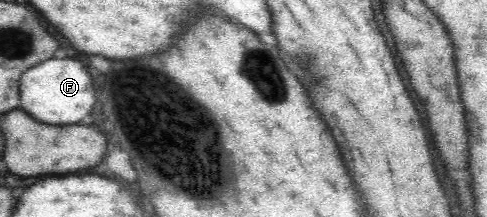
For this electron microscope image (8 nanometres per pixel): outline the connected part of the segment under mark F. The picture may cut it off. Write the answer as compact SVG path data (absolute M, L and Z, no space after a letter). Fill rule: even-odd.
M50 59L32 67L20 79L20 107L34 119L50 125L78 123L96 105L96 89L88 69L76 59Z

